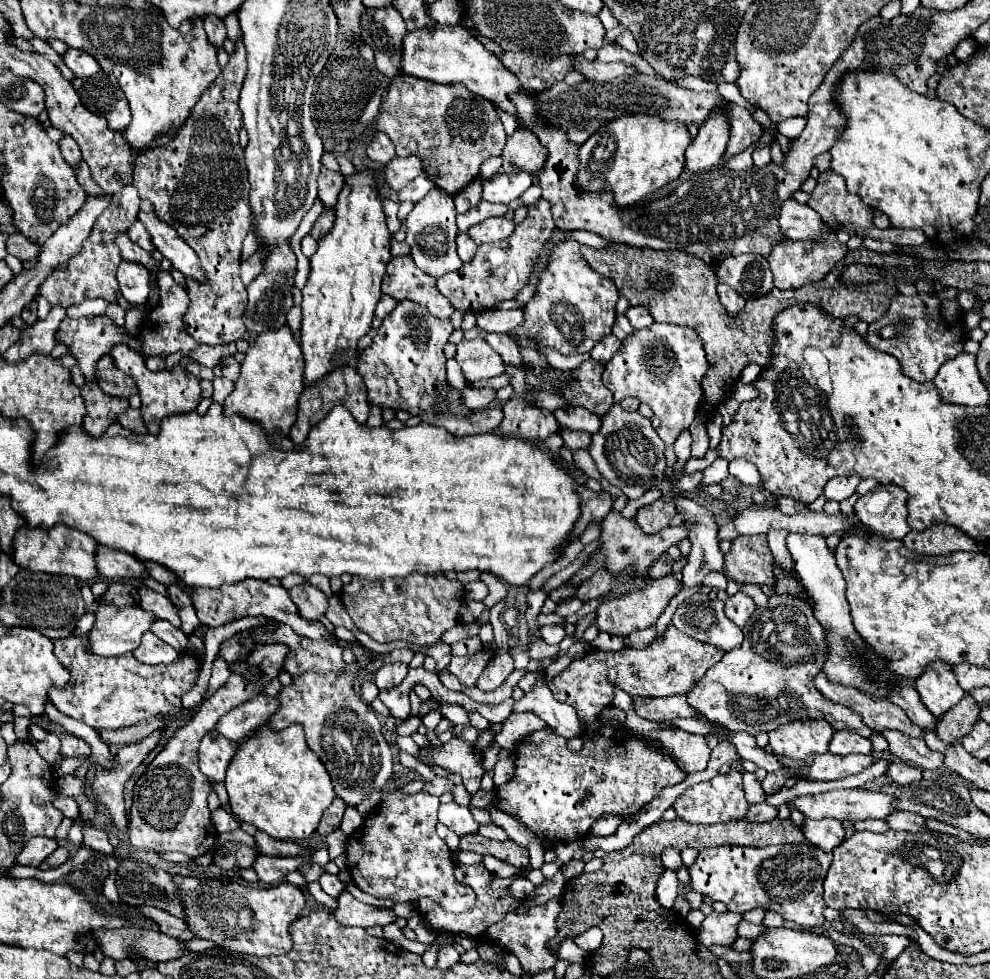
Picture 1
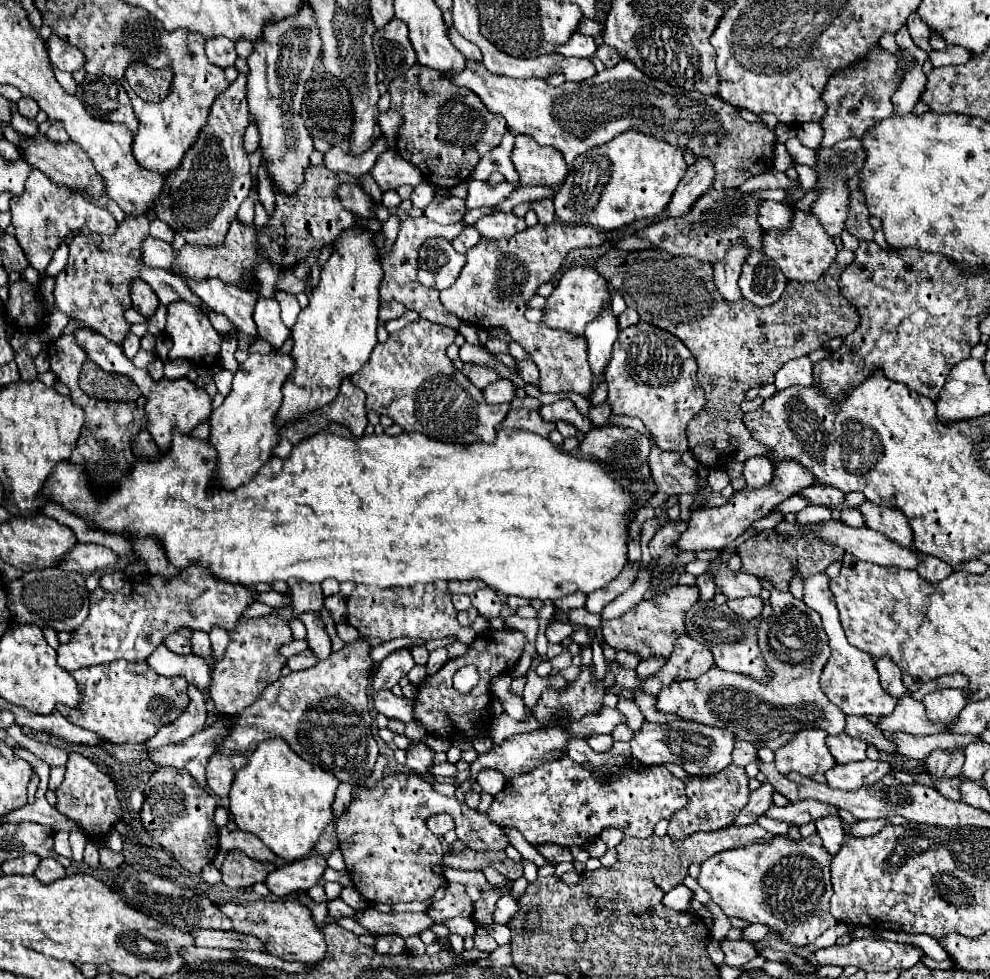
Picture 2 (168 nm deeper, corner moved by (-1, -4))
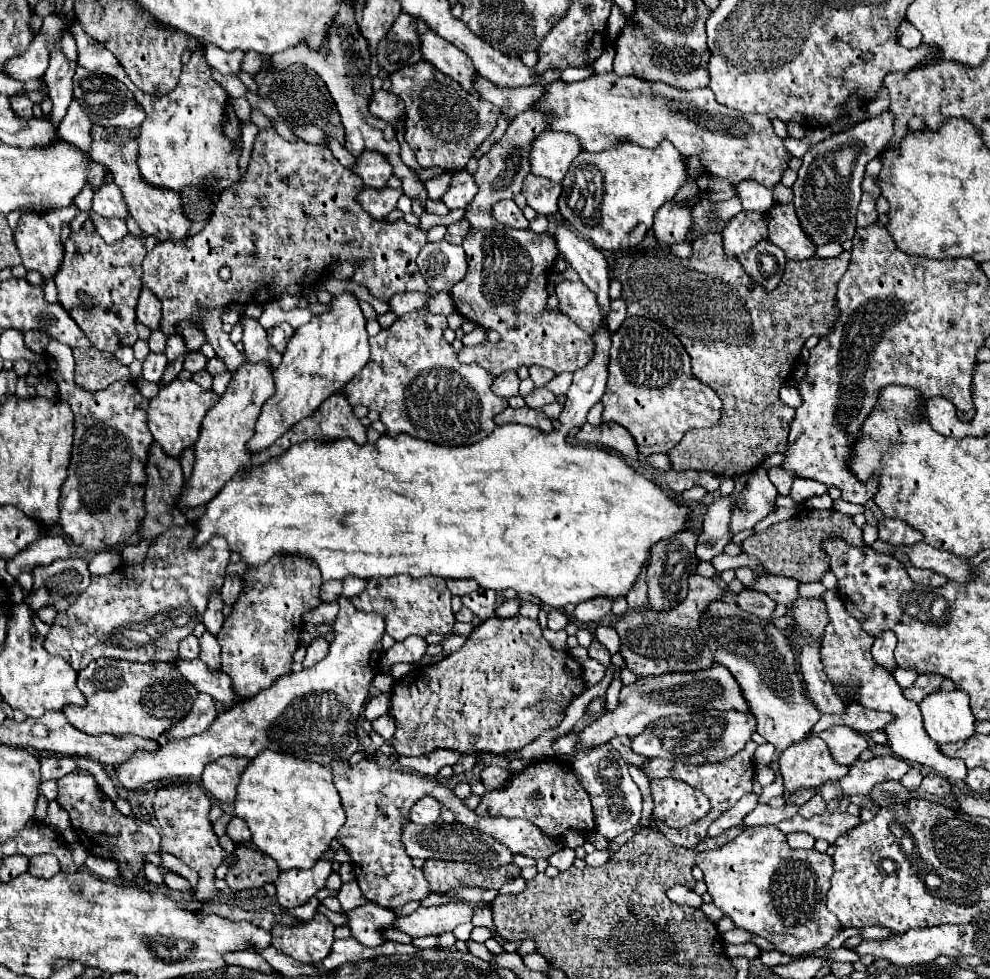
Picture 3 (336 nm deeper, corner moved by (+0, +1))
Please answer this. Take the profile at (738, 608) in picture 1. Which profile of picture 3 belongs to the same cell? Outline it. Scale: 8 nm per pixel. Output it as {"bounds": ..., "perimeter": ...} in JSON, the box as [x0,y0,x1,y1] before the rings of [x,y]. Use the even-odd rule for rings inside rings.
{"bounds":[736,589,776,619],"perimeter":[[[744,589],[742,593],[736,595],[736,605],[740,609],[750,611],[756,617],[764,617],[764,619],[768,619],[776,607],[776,603],[770,597],[766,597],[766,593],[750,591],[750,589]]]}

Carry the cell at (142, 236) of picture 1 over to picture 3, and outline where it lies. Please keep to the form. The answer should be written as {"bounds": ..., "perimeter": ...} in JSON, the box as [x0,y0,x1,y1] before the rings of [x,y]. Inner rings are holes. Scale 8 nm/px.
{"bounds":[142,127,430,335],"perimeter":[[[272,127],[264,129],[258,133],[256,137],[256,143],[254,143],[254,151],[252,151],[252,161],[248,165],[248,173],[242,177],[242,181],[236,181],[234,185],[230,185],[230,189],[226,189],[226,193],[220,195],[218,203],[216,203],[216,209],[214,209],[214,215],[212,215],[212,221],[208,221],[208,225],[194,237],[190,237],[190,249],[186,245],[186,239],[182,241],[162,241],[158,243],[150,253],[146,253],[144,261],[142,261],[142,271],[144,271],[144,277],[142,277],[142,283],[144,287],[152,289],[154,295],[160,299],[162,303],[162,321],[160,321],[160,331],[164,335],[172,335],[176,333],[176,323],[182,321],[182,319],[194,319],[198,321],[200,325],[200,319],[198,319],[198,307],[222,307],[222,305],[228,305],[228,303],[258,303],[258,305],[264,305],[276,297],[280,297],[282,293],[302,293],[304,289],[308,289],[312,285],[312,277],[314,277],[314,285],[320,281],[322,275],[326,275],[328,271],[334,269],[334,263],[336,261],[362,261],[362,269],[356,269],[354,273],[354,281],[362,283],[374,297],[378,297],[380,301],[388,301],[394,293],[402,293],[402,291],[424,291],[428,293],[430,287],[426,285],[424,277],[420,275],[420,269],[416,267],[416,257],[420,253],[420,249],[426,245],[426,231],[422,231],[418,225],[410,225],[406,221],[394,221],[394,223],[384,223],[384,221],[374,221],[372,217],[366,217],[366,211],[356,203],[356,193],[362,189],[362,179],[360,177],[354,177],[354,173],[350,173],[350,169],[342,167],[338,163],[338,159],[332,155],[332,151],[328,147],[322,147],[322,145],[314,145],[314,143],[306,143],[306,141],[300,141],[296,145],[292,143],[286,143]],[[222,265],[228,265],[232,275],[228,281],[222,281],[218,277],[218,271]]]}

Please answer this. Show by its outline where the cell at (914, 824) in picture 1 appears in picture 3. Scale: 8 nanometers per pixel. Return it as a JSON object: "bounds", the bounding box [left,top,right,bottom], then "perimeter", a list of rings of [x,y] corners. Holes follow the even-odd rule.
{"bounds":[778,811,862,843],"perimeter":[[[834,811],[834,813],[824,813],[824,815],[814,815],[810,819],[794,815],[794,819],[784,819],[778,829],[782,833],[792,833],[792,831],[804,831],[816,839],[826,839],[828,843],[834,843],[840,835],[846,831],[858,827],[862,823],[860,817],[850,815],[846,811]]]}

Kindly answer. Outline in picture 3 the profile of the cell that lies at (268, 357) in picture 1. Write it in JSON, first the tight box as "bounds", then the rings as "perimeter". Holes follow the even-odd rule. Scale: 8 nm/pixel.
{"bounds":[178,361,274,507],"perimeter":[[[246,361],[238,373],[232,373],[232,381],[228,383],[224,395],[214,407],[208,409],[202,421],[200,437],[194,445],[194,471],[186,483],[186,491],[182,491],[178,499],[180,505],[196,507],[208,503],[236,475],[236,471],[242,471],[250,465],[252,453],[248,449],[248,441],[254,435],[254,423],[260,417],[260,409],[270,399],[270,395],[274,395],[270,365],[250,365],[250,361]]]}

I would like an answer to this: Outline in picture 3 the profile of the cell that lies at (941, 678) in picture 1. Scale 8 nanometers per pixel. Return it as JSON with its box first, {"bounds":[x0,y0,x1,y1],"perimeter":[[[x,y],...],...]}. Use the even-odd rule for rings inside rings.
{"bounds":[920,689,974,743],"perimeter":[[[938,689],[920,701],[926,733],[938,743],[964,741],[974,733],[974,715],[962,689]]]}

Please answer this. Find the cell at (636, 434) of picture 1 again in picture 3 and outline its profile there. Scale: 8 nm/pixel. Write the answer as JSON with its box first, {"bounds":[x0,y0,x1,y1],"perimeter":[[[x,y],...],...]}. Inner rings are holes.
{"bounds":[576,423,638,459],"perimeter":[[[584,423],[576,433],[576,439],[580,443],[614,449],[616,453],[628,459],[638,459],[638,447],[634,437],[630,437],[630,431],[618,423],[600,423],[600,425]]]}

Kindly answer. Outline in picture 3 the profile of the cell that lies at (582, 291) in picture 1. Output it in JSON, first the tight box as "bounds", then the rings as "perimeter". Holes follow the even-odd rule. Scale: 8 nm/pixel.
{"bounds":[556,281,602,333],"perimeter":[[[560,281],[556,285],[560,313],[570,317],[580,329],[592,333],[602,319],[596,295],[582,281]]]}

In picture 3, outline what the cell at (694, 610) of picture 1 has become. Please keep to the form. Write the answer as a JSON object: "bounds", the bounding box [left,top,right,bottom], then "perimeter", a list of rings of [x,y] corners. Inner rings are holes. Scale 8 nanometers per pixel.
{"bounds":[702,601,820,751],"perimeter":[[[712,601],[702,613],[702,635],[714,653],[714,661],[730,669],[758,721],[758,733],[778,751],[802,741],[812,725],[820,719],[820,711],[802,695],[802,681],[796,673],[794,655],[788,639],[768,621],[742,611],[736,603]]]}

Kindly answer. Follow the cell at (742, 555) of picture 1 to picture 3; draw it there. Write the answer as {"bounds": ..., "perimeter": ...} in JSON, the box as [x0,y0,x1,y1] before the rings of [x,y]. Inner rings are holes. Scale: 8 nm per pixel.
{"bounds":[742,509,864,583],"perimeter":[[[802,509],[800,515],[794,515],[788,521],[774,523],[762,533],[750,535],[742,543],[742,549],[748,555],[756,557],[764,565],[764,569],[772,575],[784,575],[784,577],[794,577],[800,583],[812,583],[812,581],[820,581],[822,575],[828,571],[830,559],[826,557],[822,543],[828,541],[830,537],[840,537],[848,545],[858,545],[858,547],[864,545],[862,529],[856,527],[848,515],[836,513],[832,509],[828,511]]]}

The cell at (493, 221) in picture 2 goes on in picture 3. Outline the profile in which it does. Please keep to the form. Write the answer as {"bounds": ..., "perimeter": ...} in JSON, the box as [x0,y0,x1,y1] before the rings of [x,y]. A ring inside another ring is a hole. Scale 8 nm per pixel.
{"bounds":[492,201,528,229],"perimeter":[[[498,201],[492,209],[492,217],[506,227],[514,227],[514,229],[528,227],[528,219],[524,217],[522,209],[518,209],[518,205],[514,201]]]}

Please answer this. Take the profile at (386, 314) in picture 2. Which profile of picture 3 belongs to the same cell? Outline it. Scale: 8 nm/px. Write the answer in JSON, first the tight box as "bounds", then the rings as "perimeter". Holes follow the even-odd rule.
{"bounds":[388,291,430,317],"perimeter":[[[414,291],[412,293],[396,293],[388,301],[388,305],[396,317],[402,317],[414,309],[422,309],[428,299],[430,299],[430,295],[426,295],[426,293],[414,293]]]}

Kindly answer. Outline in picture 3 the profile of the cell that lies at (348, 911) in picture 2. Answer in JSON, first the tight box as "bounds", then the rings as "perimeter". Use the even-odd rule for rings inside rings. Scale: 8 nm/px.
{"bounds":[344,903,394,947],"perimeter":[[[364,903],[352,911],[344,913],[348,927],[352,929],[354,939],[358,939],[360,943],[368,945],[368,947],[376,947],[380,943],[384,943],[382,939],[382,929],[392,927],[394,923],[394,911],[374,905],[374,903]]]}

